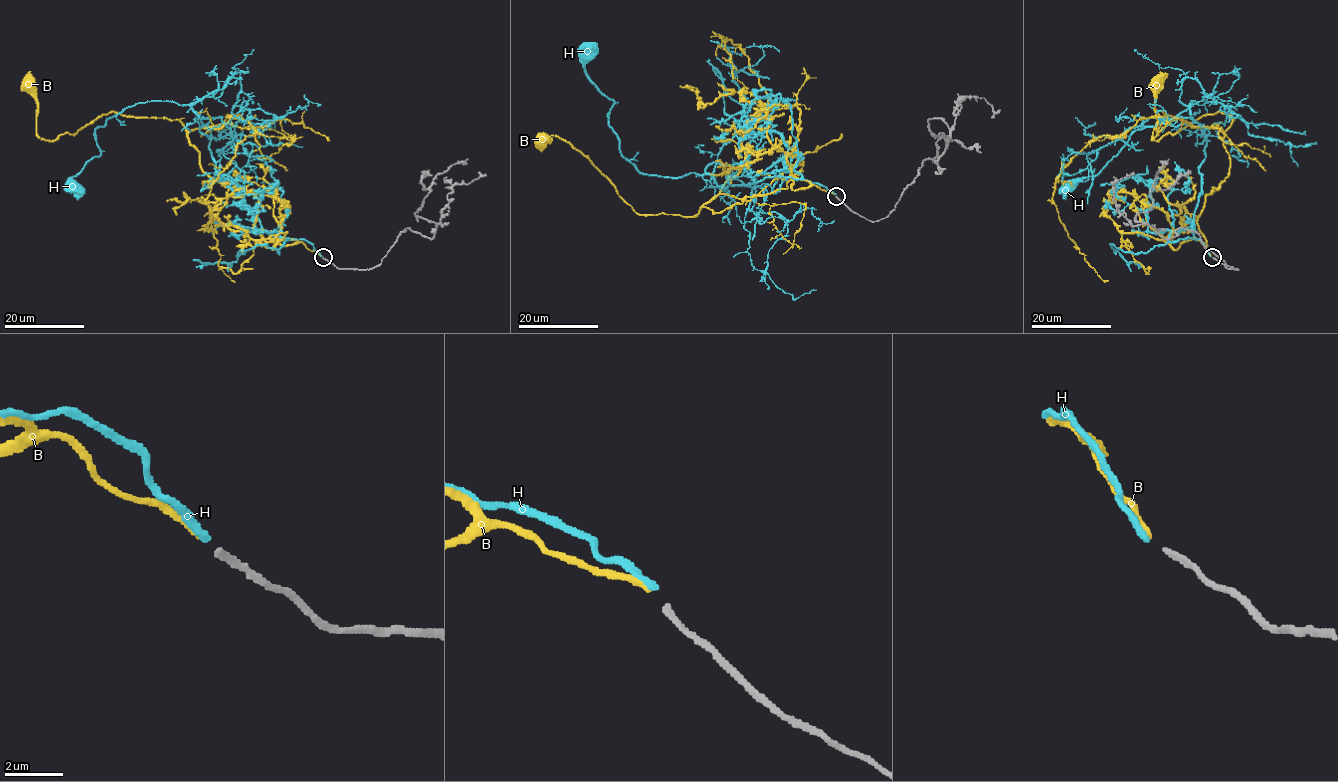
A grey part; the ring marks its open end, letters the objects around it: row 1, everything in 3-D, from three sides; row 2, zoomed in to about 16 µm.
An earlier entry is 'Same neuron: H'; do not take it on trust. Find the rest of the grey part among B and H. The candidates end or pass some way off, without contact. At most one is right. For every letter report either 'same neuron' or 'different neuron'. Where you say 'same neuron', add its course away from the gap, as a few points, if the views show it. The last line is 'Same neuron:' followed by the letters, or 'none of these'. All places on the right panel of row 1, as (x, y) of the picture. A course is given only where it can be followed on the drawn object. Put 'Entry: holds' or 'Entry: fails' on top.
Entry: holds
B: different neuron
H: same neuron; it runs (1211, 256), (1192, 227), (1206, 139), (1191, 115), (1194, 101), (1136, 130), (1102, 168), (1069, 185)
Same neuron: H

